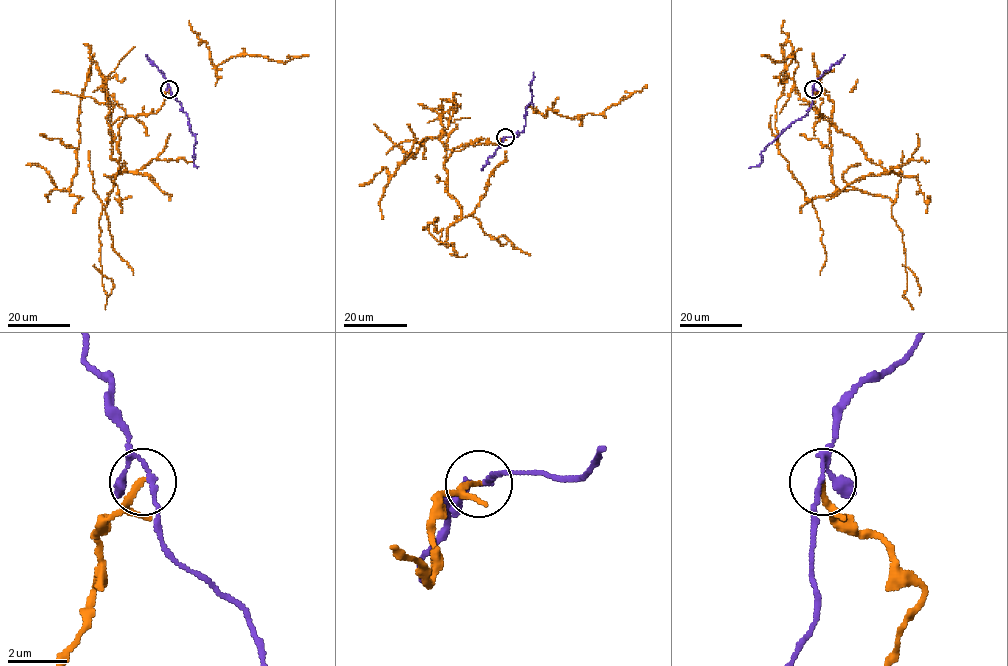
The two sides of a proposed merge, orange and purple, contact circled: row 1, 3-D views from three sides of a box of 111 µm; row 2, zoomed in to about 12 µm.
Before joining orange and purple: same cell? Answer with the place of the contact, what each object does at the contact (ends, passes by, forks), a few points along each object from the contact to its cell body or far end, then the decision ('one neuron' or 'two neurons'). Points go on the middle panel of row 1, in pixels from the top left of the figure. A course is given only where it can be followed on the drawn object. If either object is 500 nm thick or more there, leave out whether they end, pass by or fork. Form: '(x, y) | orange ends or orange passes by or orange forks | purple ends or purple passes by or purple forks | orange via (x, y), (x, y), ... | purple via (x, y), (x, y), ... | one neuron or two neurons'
(505, 137) | orange ends | purple passes by | orange via (505, 137), (445, 158), (442, 99), (456, 105), (440, 139), (469, 144) | purple via (506, 137), (516, 136), (524, 130), (526, 108), (532, 100), (530, 83), (534, 72) | two neurons

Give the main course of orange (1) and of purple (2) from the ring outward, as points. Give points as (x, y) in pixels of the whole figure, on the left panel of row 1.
1: (169, 89), (155, 113), (110, 125), (100, 73), (121, 155), (105, 209), (113, 250), (133, 275)
2: (170, 89), (188, 115), (189, 130), (195, 138), (194, 164), (197, 167)

